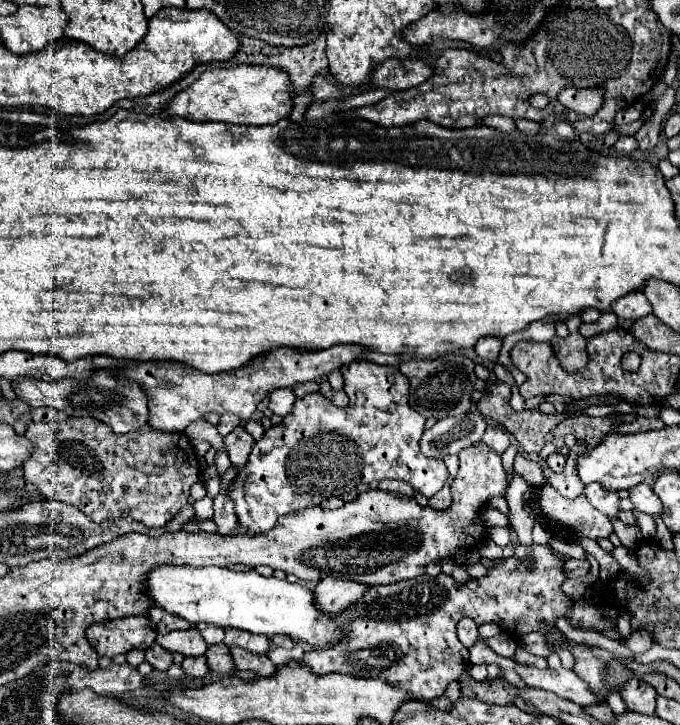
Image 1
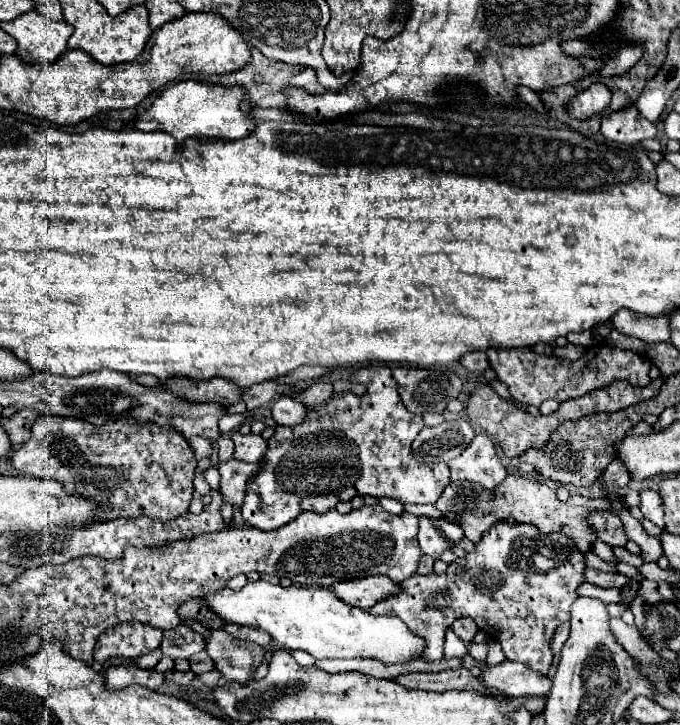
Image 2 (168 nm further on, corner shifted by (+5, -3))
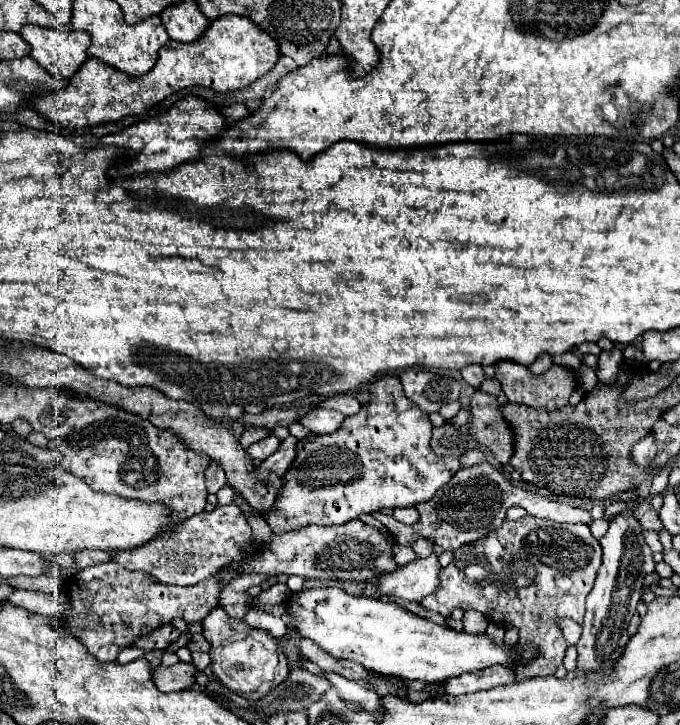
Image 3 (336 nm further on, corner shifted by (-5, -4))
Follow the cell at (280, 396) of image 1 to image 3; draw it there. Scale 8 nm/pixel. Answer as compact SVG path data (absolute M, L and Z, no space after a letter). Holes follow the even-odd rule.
M314 409L298 419L298 423L312 433L332 433L340 427L342 421L344 421L342 413L328 411L328 409Z

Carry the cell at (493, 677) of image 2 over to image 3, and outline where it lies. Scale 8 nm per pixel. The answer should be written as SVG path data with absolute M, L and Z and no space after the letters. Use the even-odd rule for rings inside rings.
M492 665L484 671L474 671L474 673L462 673L460 677L452 677L446 681L446 693L452 695L466 695L466 693L476 693L476 691L486 691L494 689L500 685L512 685L516 683L516 675L504 667L504 665Z

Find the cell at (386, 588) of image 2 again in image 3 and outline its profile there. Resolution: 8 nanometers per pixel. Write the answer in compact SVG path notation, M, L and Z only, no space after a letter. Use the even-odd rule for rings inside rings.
M438 555L412 561L398 571L384 573L376 583L376 595L384 599L420 601L436 589L440 563Z

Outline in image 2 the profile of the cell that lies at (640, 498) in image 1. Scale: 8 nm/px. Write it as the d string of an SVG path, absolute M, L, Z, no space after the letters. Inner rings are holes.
M642 490L640 496L642 496L640 510L644 512L644 516L646 516L650 522L654 522L656 526L664 528L664 520L662 520L664 508L662 508L662 498L660 498L660 494L654 492L654 490Z

